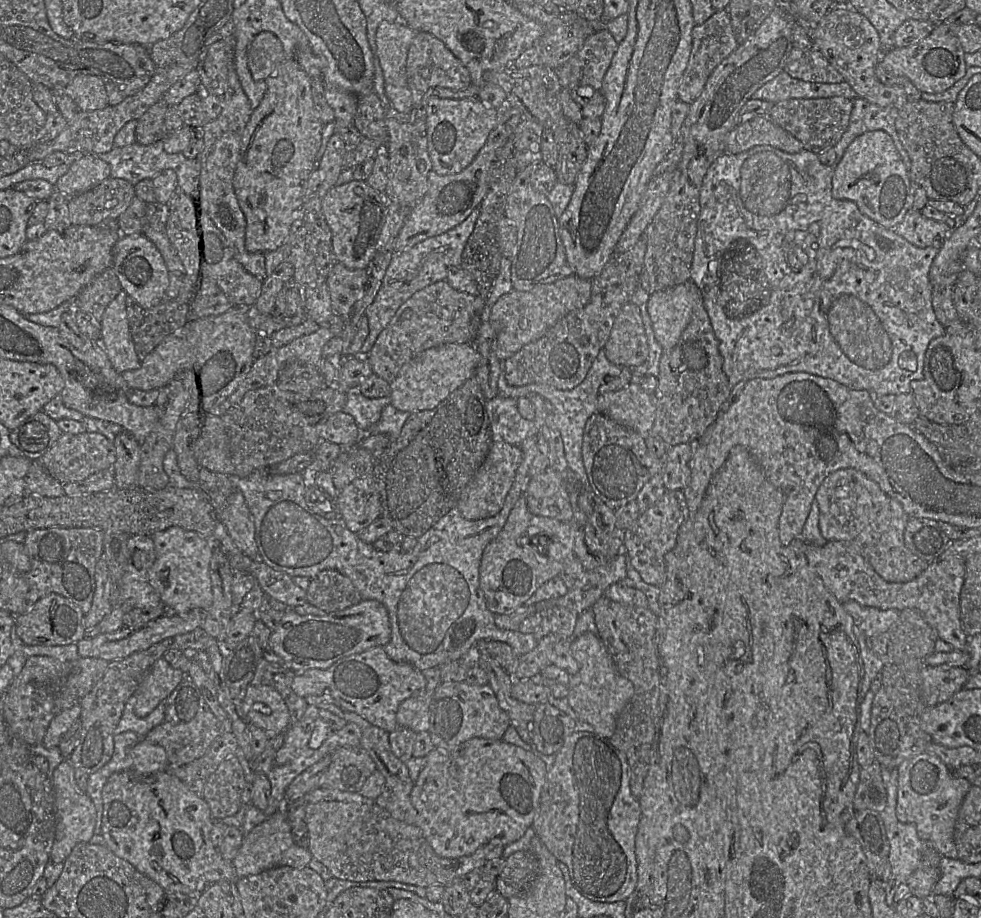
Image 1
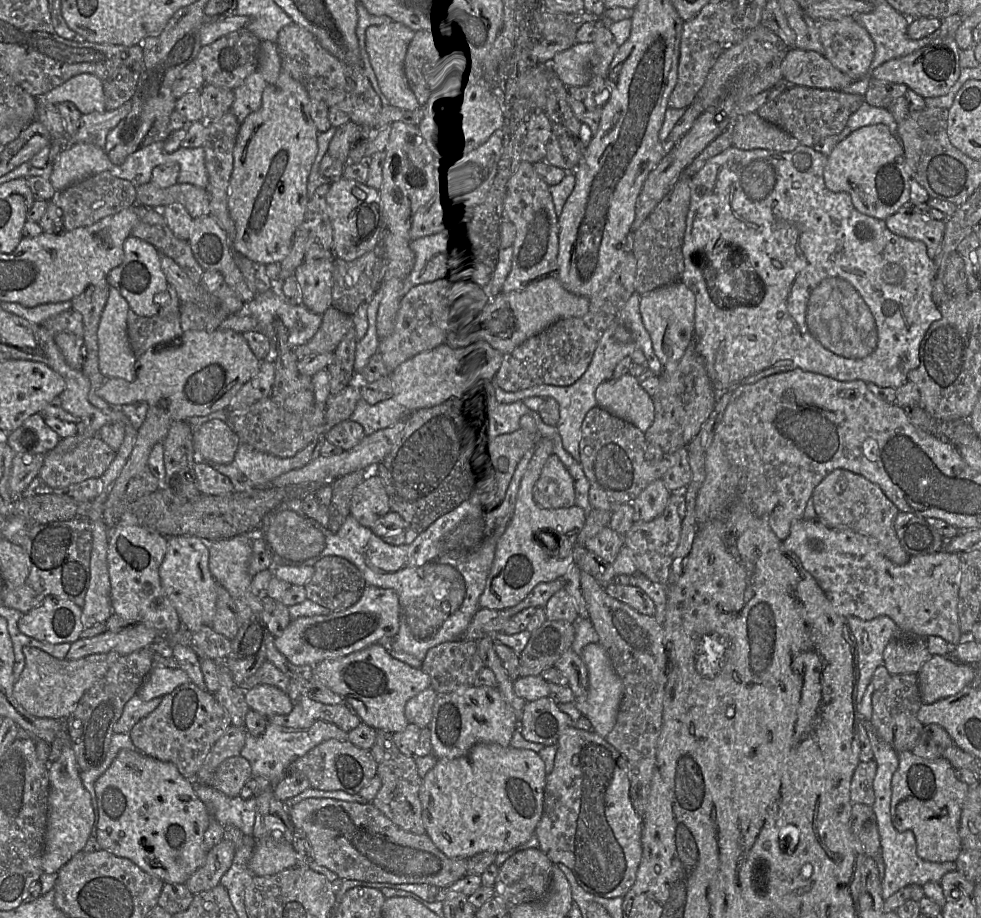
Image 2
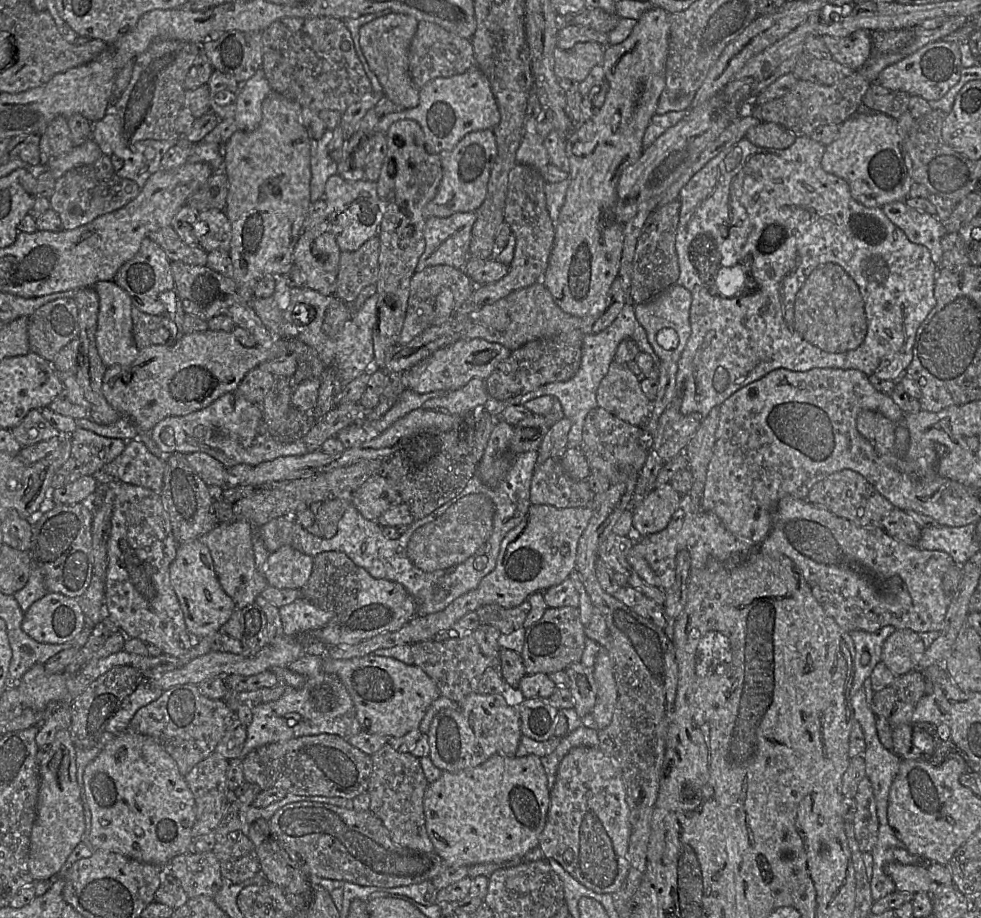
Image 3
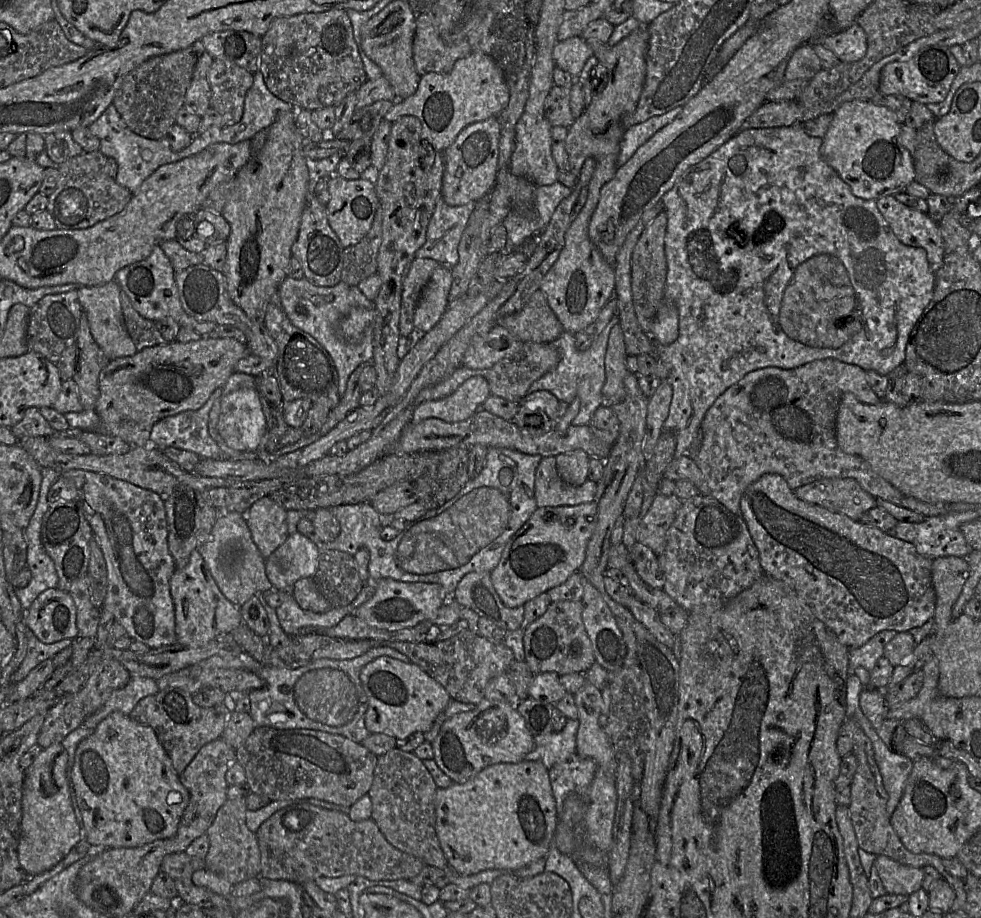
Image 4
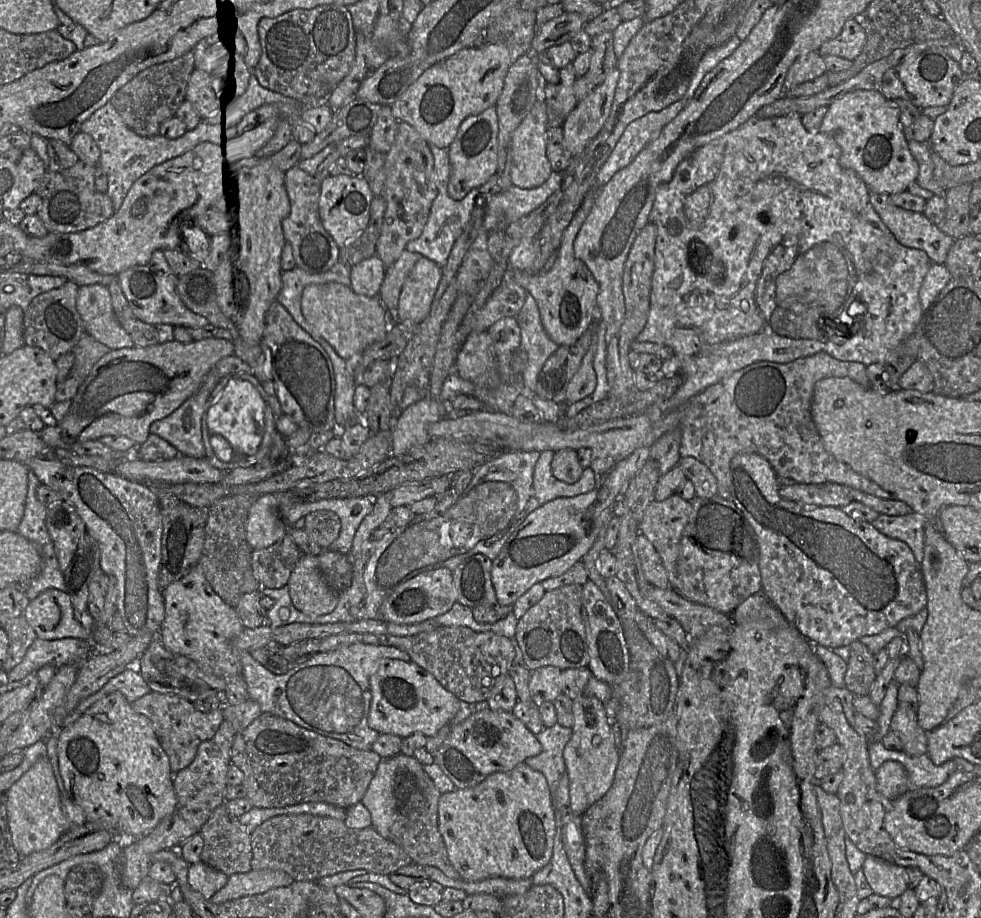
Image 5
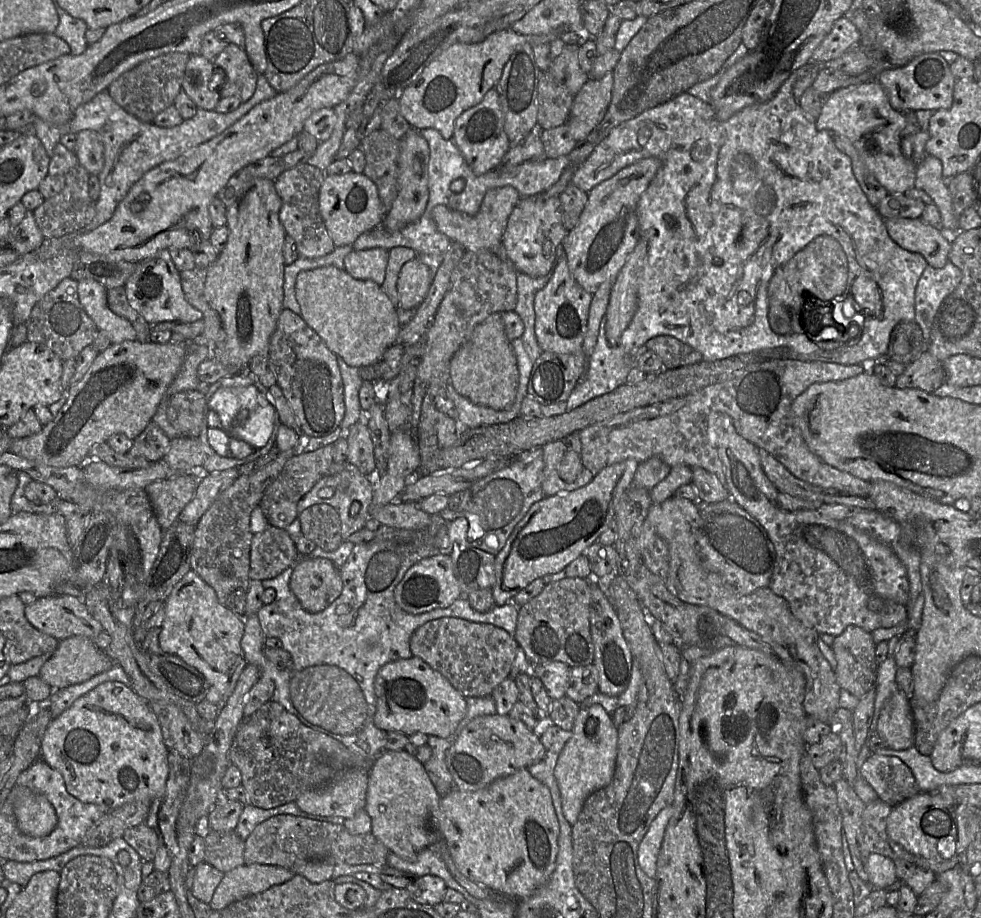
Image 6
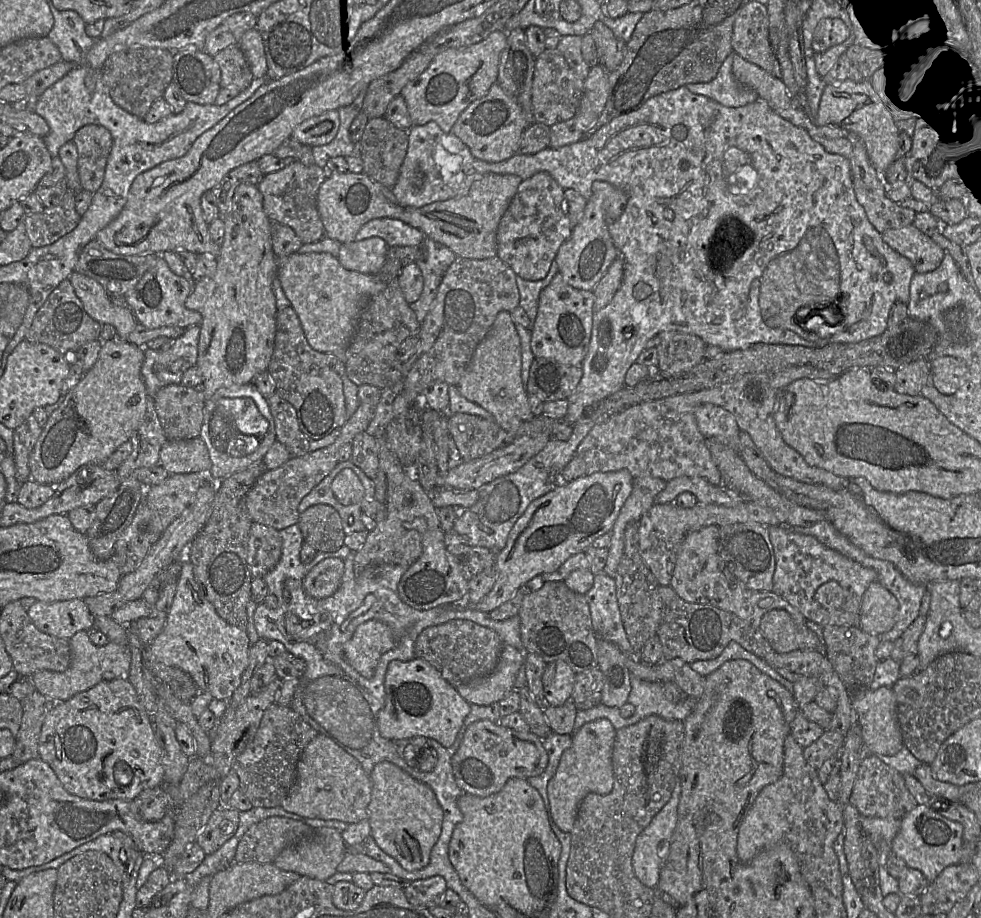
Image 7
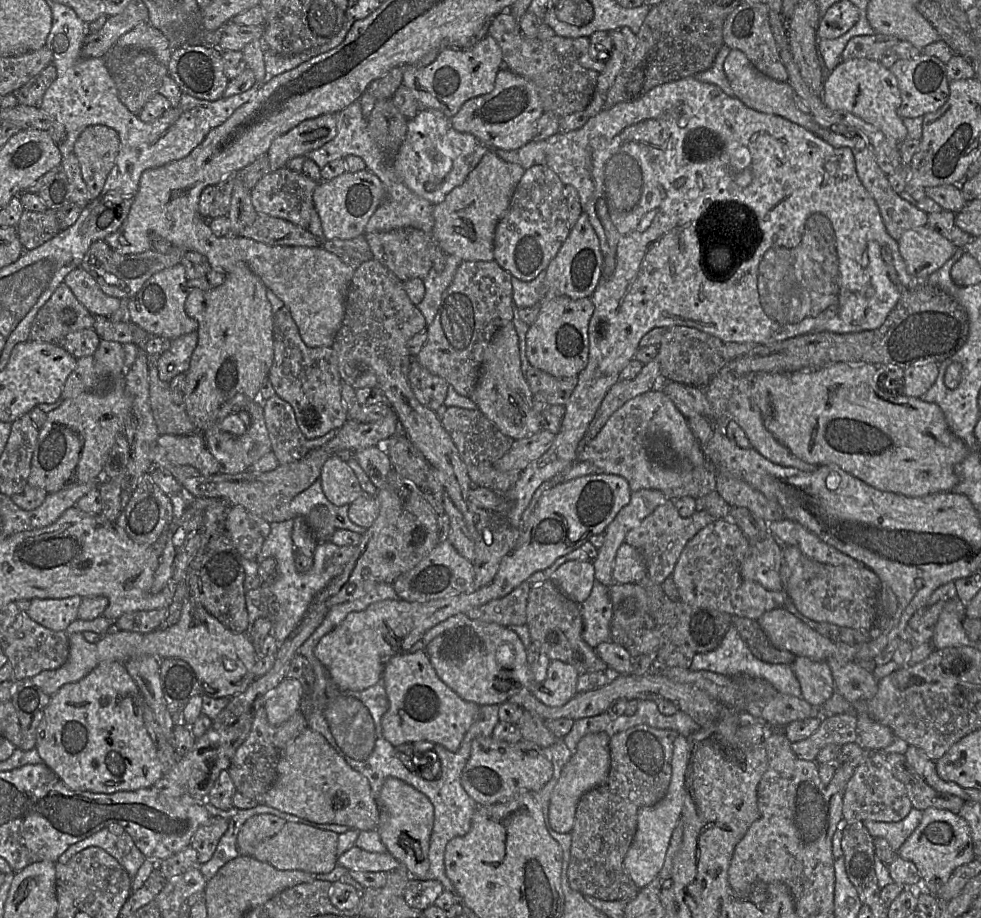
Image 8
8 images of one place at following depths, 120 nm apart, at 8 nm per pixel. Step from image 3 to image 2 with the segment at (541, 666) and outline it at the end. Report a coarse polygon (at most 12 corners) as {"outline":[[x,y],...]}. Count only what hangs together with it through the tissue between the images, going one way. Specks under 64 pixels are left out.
{"outline":[[545,620],[520,654],[519,676],[538,676],[572,647],[574,623]]}

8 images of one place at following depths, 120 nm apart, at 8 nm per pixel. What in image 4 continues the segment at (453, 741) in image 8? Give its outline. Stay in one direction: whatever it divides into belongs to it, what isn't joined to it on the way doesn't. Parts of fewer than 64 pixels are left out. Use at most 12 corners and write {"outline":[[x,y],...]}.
{"outline":[[418,665],[360,672],[370,733],[429,731],[451,699]]}

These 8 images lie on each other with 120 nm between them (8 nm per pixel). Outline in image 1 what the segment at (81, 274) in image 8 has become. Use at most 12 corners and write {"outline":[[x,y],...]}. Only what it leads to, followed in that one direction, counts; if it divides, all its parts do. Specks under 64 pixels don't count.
{"outline":[[125,291],[106,307],[100,343],[120,375],[141,365]]}

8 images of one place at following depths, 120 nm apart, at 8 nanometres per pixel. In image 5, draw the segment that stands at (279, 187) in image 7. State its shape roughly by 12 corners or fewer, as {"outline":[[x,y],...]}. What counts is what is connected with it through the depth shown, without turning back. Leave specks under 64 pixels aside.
{"outline":[[298,166],[285,173],[282,221],[297,267],[329,271],[340,248],[320,218],[321,183]]}

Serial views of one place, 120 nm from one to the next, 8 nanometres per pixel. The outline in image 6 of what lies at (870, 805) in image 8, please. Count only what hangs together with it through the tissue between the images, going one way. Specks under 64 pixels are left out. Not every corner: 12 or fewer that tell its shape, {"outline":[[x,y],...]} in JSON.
{"outline":[[871,754],[860,776],[892,808],[920,793],[910,768]]}

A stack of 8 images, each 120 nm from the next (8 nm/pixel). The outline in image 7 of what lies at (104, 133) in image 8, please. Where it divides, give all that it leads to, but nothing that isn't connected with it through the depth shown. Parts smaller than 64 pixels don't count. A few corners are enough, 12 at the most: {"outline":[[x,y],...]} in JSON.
{"outline":[[89,124],[73,138],[82,189],[101,186],[113,145]]}

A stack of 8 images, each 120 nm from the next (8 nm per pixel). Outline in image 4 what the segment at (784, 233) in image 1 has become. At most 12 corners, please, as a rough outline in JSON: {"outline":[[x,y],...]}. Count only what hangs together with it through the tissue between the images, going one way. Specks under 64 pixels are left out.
{"outline":[[802,124],[739,130],[661,199],[695,451],[751,371],[888,375],[923,248]]}

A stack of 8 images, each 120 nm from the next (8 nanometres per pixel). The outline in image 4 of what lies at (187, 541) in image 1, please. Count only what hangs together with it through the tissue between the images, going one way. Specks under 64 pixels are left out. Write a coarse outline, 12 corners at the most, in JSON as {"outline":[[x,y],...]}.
{"outline":[[198,550],[169,584],[177,644],[201,647],[242,623]]}

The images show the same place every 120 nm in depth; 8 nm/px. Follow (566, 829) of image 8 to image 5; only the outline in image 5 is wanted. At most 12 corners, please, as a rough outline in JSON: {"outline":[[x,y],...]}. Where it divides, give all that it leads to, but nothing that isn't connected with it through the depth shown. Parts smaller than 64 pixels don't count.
{"outline":[[572,700],[563,749],[576,815],[612,785],[619,759],[604,704]]}

